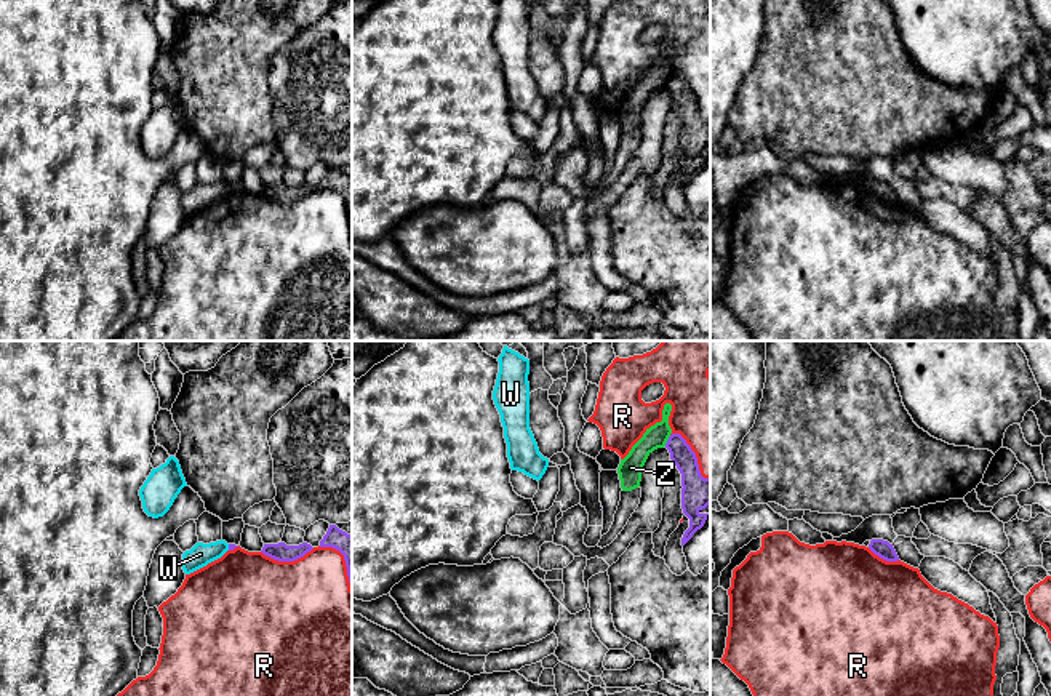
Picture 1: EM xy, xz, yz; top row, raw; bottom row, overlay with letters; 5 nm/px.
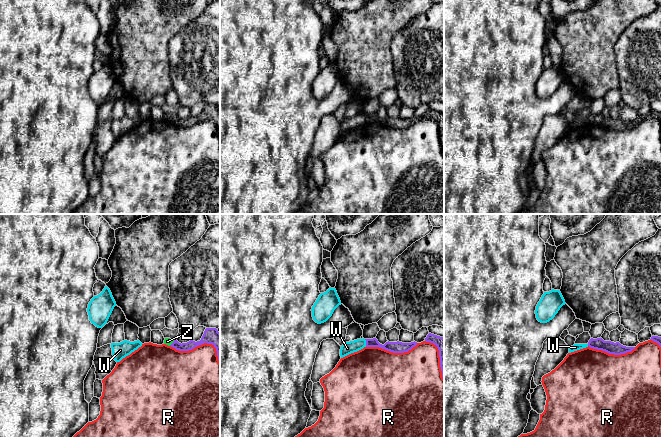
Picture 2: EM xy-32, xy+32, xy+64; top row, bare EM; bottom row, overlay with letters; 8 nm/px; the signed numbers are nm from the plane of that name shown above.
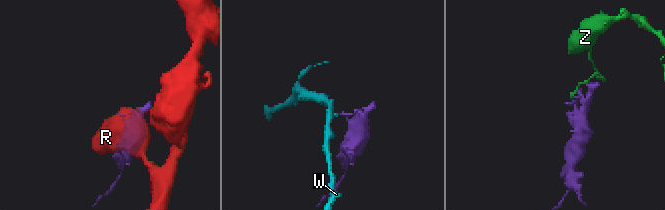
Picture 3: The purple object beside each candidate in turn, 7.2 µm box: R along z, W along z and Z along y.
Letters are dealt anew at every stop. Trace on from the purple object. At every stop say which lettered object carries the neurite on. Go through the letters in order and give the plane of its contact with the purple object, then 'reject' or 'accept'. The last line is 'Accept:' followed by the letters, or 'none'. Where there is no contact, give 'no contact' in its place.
R: meets purple in xy; reject
W: meets purple in xy; reject
Z: meets purple in xz; reject
Accept: none

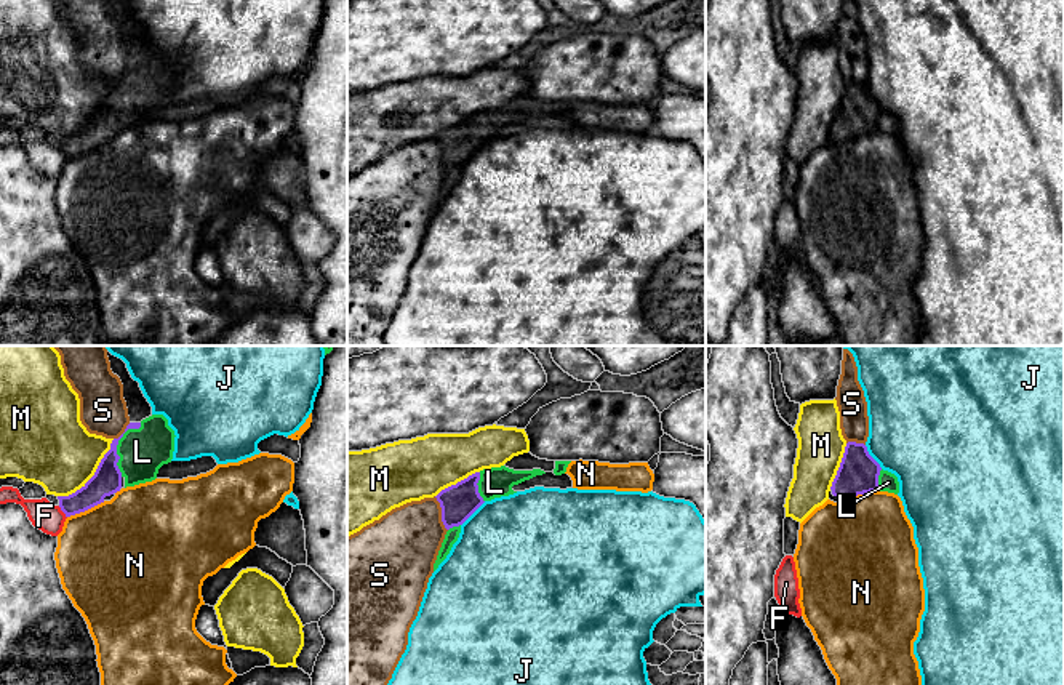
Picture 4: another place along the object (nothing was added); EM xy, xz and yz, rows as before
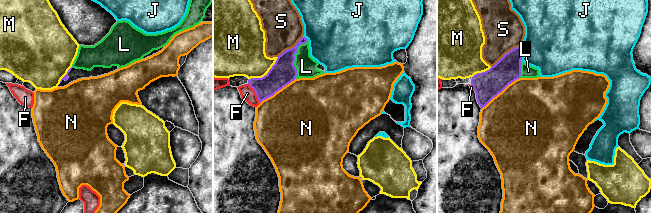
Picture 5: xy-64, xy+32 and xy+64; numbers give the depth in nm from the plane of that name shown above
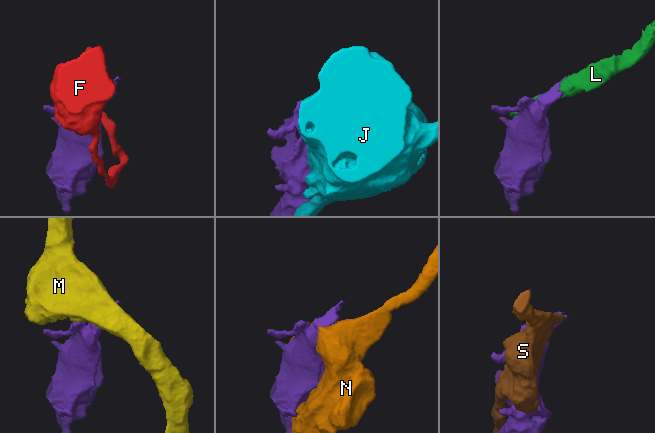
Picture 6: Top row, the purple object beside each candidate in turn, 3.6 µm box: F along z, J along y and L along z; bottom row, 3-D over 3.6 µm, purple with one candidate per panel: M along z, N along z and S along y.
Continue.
F: meets purple in xy; reject
J: meets purple in xz; reject
L: meets purple in xy; accept
M: meets purple in xy; reject
N: meets purple in xy; reject
S: meets purple in xz; reject
Accept: L

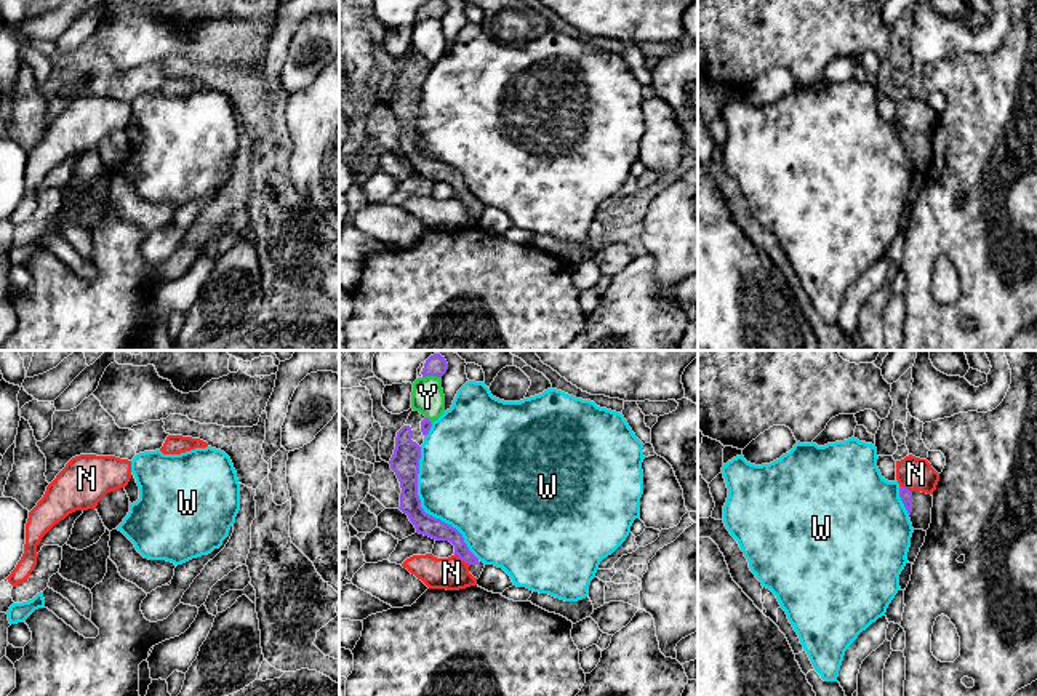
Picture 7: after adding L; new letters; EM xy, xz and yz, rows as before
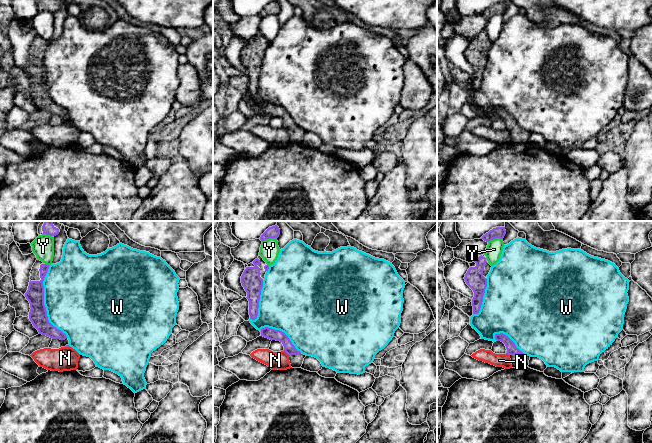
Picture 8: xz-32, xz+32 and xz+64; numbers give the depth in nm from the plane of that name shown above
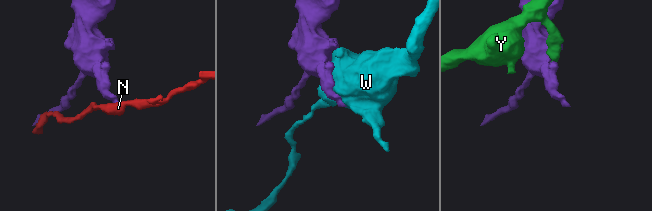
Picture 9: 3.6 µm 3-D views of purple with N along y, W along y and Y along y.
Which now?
N: meets purple in xz; reject
W: meets purple in xz; reject
Y: meets purple in xz; reject
Accept: none

